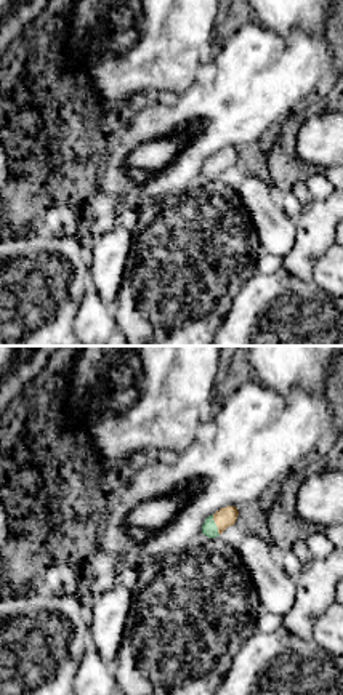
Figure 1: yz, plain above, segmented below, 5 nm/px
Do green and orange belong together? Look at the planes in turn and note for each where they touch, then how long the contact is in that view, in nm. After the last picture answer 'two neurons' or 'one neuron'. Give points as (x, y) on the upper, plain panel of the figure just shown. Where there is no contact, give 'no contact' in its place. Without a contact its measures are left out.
(215, 165) | 110 nm

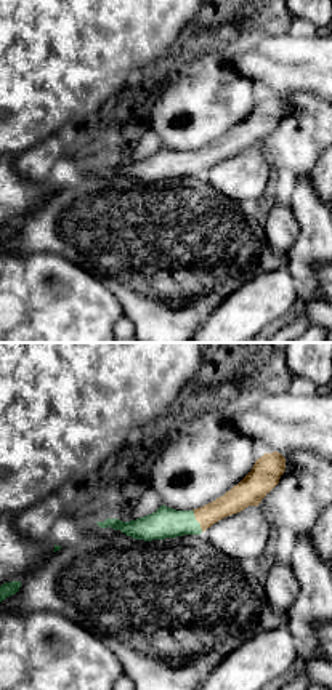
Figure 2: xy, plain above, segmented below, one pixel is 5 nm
(196, 162) | 120 nm

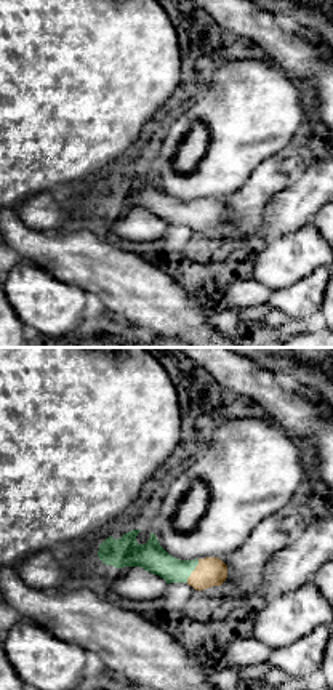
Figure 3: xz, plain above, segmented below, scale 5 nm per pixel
(192, 212) | 130 nm

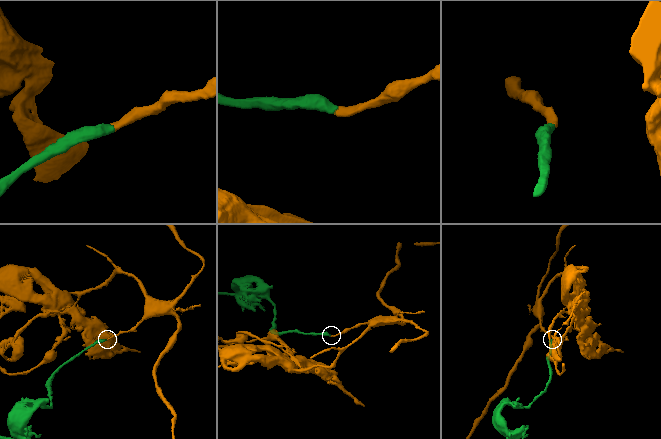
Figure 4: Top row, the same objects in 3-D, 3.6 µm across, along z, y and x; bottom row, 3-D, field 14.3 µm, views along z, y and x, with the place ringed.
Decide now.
one neuron

